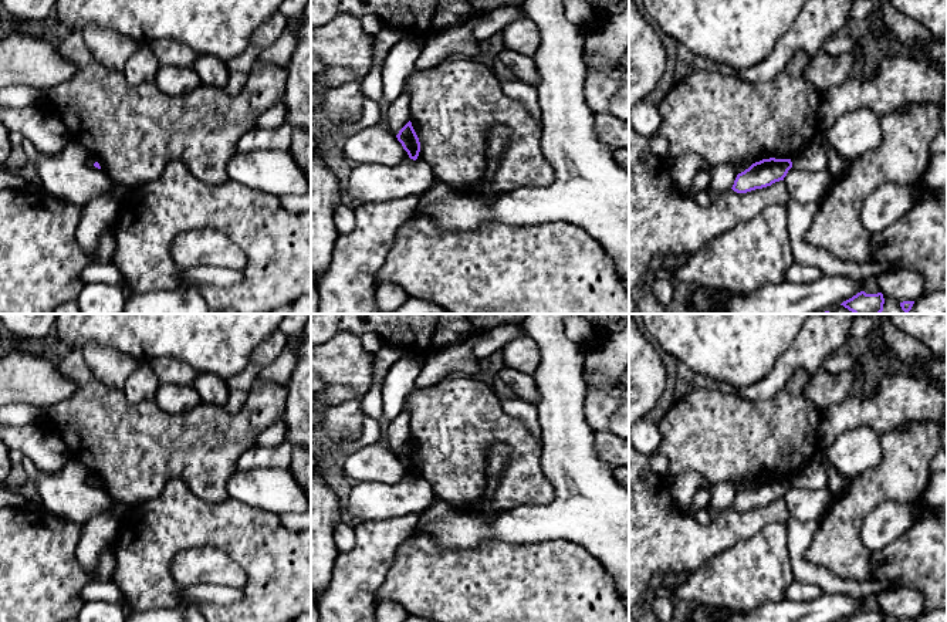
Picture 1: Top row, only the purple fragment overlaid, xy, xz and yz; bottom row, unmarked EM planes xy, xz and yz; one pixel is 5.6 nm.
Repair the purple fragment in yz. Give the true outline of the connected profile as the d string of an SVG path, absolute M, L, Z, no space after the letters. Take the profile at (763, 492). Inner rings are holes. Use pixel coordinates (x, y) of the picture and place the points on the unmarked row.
M762 477L738 491L731 507L737 511L747 511L771 504L775 500L784 498L791 486L791 477Z

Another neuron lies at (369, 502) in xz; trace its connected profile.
M406 477L399 484L359 481L351 490L348 517L352 523L385 521L420 513L434 501L430 484L420 477Z

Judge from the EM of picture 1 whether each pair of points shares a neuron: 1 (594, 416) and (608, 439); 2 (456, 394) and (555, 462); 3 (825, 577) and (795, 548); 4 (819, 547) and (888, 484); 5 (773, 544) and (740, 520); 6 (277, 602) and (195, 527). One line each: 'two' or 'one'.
1: two
2: two
3: one
4: one
5: two
6: one

